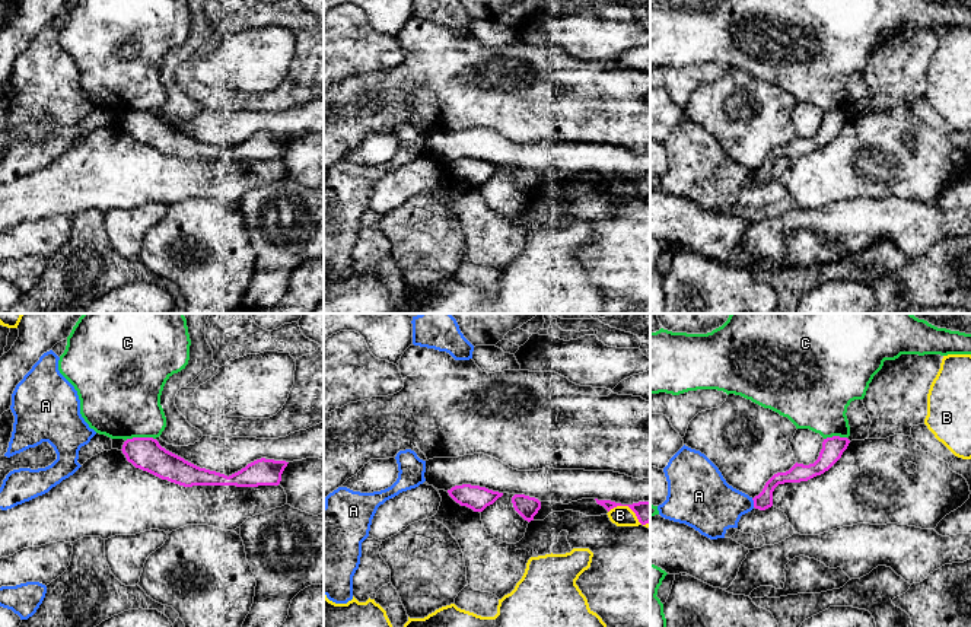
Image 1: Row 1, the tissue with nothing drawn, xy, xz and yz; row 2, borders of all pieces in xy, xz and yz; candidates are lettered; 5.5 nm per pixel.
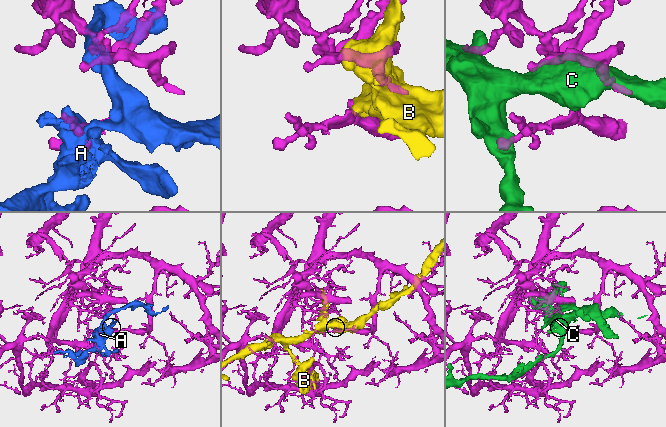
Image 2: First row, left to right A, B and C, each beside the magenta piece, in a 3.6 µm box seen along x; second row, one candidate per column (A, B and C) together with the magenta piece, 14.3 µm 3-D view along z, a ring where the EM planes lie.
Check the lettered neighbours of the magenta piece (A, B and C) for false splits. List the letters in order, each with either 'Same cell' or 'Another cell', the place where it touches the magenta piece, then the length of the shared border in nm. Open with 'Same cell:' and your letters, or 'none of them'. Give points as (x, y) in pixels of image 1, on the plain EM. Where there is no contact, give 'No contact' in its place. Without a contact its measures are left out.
Same cell: none of them
A: Another cell. Touches magenta at yz (754, 177). Shared border 50 nm
B: Another cell. Touches magenta at xz (630, 181). Shared border 240 nm
C: Another cell. Touches magenta at xy (140, 111). Shared border 170 nm

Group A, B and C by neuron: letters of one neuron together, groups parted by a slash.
A / B / C

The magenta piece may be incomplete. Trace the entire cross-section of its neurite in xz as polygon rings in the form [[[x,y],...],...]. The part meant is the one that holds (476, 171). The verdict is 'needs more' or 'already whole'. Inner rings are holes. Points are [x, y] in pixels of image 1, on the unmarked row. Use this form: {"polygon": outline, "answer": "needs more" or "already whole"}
{"polygon": [[[462,157],[448,163],[449,169],[474,185],[483,185],[487,179],[493,178],[503,166],[488,163],[480,159]]], "answer": "already whole"}

